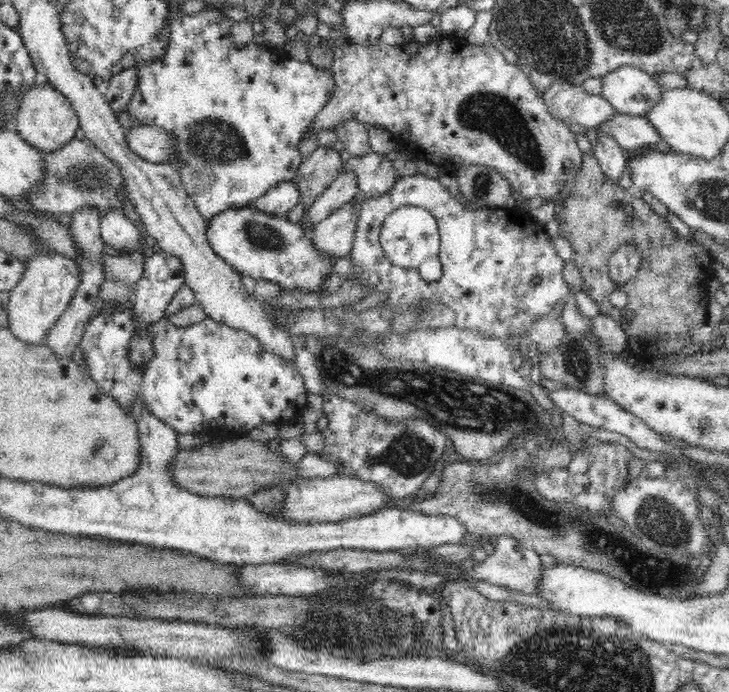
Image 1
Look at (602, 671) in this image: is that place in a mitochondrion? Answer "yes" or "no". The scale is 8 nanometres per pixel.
yes

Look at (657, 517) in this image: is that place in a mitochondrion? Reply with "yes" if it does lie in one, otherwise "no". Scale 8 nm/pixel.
yes

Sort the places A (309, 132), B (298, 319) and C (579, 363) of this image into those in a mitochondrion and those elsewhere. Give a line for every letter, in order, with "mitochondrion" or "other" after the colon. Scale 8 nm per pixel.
A: other
B: other
C: mitochondrion

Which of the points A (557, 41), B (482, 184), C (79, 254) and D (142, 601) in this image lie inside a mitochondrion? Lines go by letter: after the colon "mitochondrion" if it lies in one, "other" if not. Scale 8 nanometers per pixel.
A: mitochondrion
B: mitochondrion
C: other
D: mitochondrion

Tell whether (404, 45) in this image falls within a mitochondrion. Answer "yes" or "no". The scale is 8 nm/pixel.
no

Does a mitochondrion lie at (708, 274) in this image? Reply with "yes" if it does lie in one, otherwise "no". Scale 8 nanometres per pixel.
no

